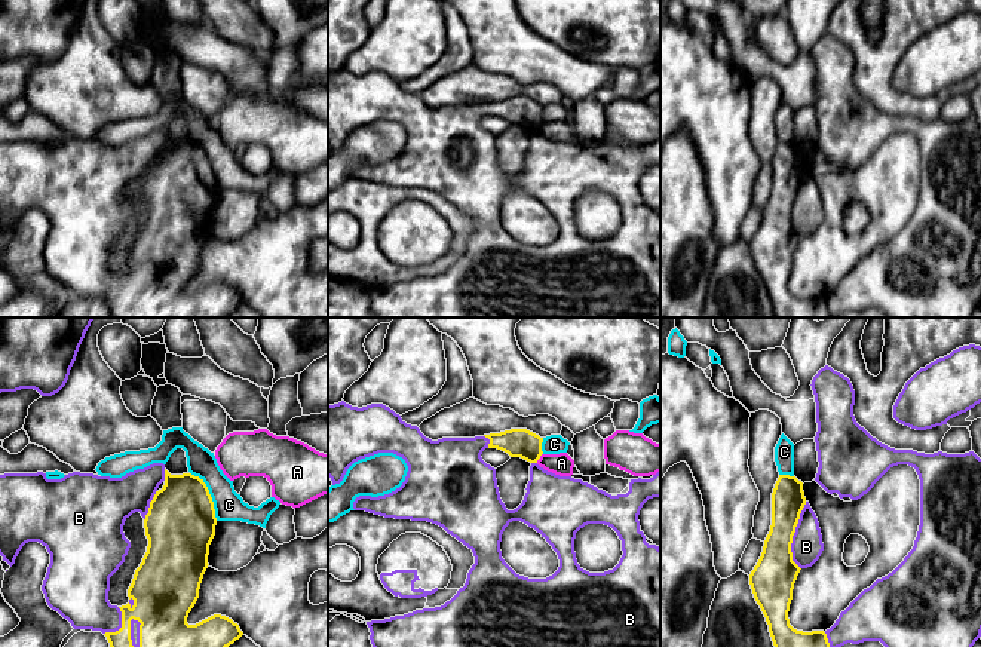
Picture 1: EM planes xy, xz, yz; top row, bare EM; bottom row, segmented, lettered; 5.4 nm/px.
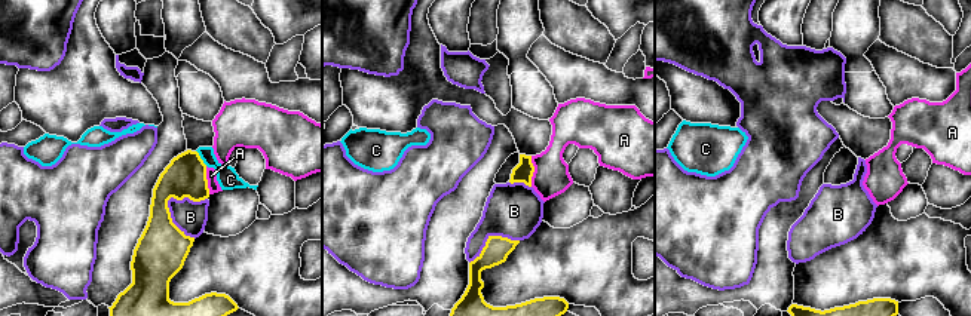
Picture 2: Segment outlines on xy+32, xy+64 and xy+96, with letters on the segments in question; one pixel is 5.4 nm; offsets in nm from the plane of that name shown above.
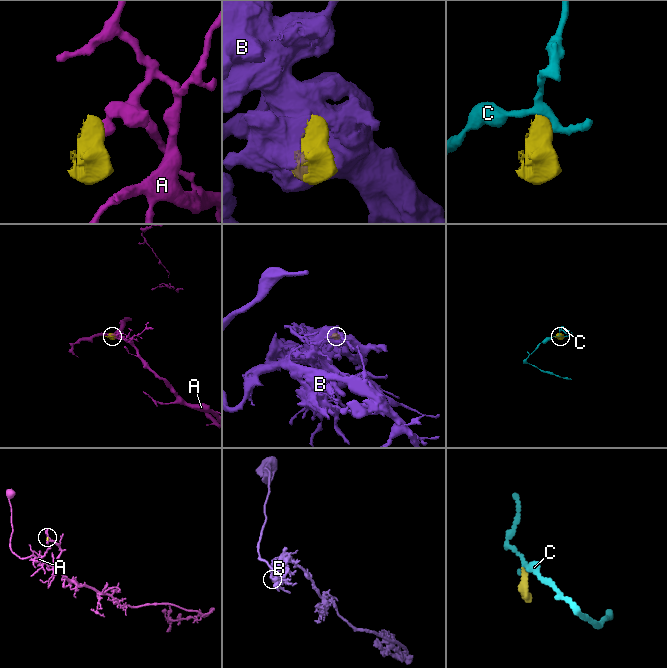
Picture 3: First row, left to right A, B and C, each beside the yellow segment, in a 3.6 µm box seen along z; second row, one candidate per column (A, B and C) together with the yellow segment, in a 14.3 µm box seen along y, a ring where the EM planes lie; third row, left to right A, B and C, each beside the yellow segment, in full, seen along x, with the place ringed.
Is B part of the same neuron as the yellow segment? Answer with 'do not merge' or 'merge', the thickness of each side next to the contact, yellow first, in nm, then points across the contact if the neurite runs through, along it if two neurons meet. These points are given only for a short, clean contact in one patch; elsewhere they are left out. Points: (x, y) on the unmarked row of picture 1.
merge; calibres 240 and 170 nm

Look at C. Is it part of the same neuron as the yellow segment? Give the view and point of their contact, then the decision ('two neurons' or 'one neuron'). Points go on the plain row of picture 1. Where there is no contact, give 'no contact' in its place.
xy (210, 162) | two neurons

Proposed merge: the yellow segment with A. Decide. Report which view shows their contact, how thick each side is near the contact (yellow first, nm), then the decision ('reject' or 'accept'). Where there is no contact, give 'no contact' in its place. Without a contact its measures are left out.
contact in xz; calibres 160 and 120 nm; reject

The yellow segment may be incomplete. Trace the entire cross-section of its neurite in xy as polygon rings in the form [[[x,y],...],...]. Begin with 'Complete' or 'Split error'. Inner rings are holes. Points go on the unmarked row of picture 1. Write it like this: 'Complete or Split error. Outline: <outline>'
Split error. Outline: [[[163,131],[122,145],[80,139],[61,147],[47,147],[43,139],[0,142],[3,229],[12,234],[25,211],[42,211],[50,221],[42,252],[47,273],[74,297],[101,298],[111,318],[224,318],[243,303],[237,291],[221,282],[187,291],[209,233],[215,193],[214,169],[203,147],[191,141],[171,142]],[[135,180],[144,185],[148,214],[128,257],[129,270],[117,275],[108,269],[110,245],[131,215],[123,193]]]

